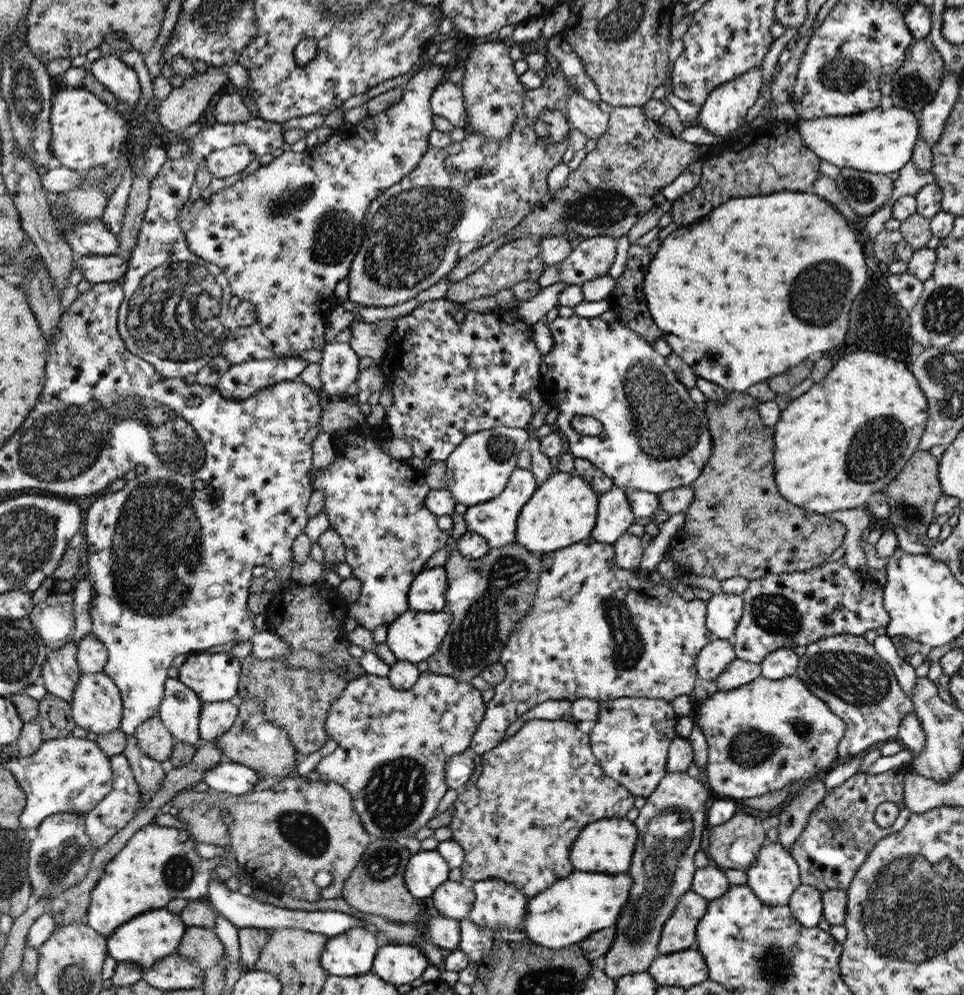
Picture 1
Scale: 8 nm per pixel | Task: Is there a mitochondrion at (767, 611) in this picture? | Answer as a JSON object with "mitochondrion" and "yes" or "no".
{"mitochondrion":"yes"}

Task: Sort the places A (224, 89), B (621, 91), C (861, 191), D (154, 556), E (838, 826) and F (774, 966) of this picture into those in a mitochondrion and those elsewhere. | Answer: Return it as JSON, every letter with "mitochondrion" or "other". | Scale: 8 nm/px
{"A":"other","B":"other","C":"mitochondrion","D":"mitochondrion","E":"mitochondrion","F":"mitochondrion"}

